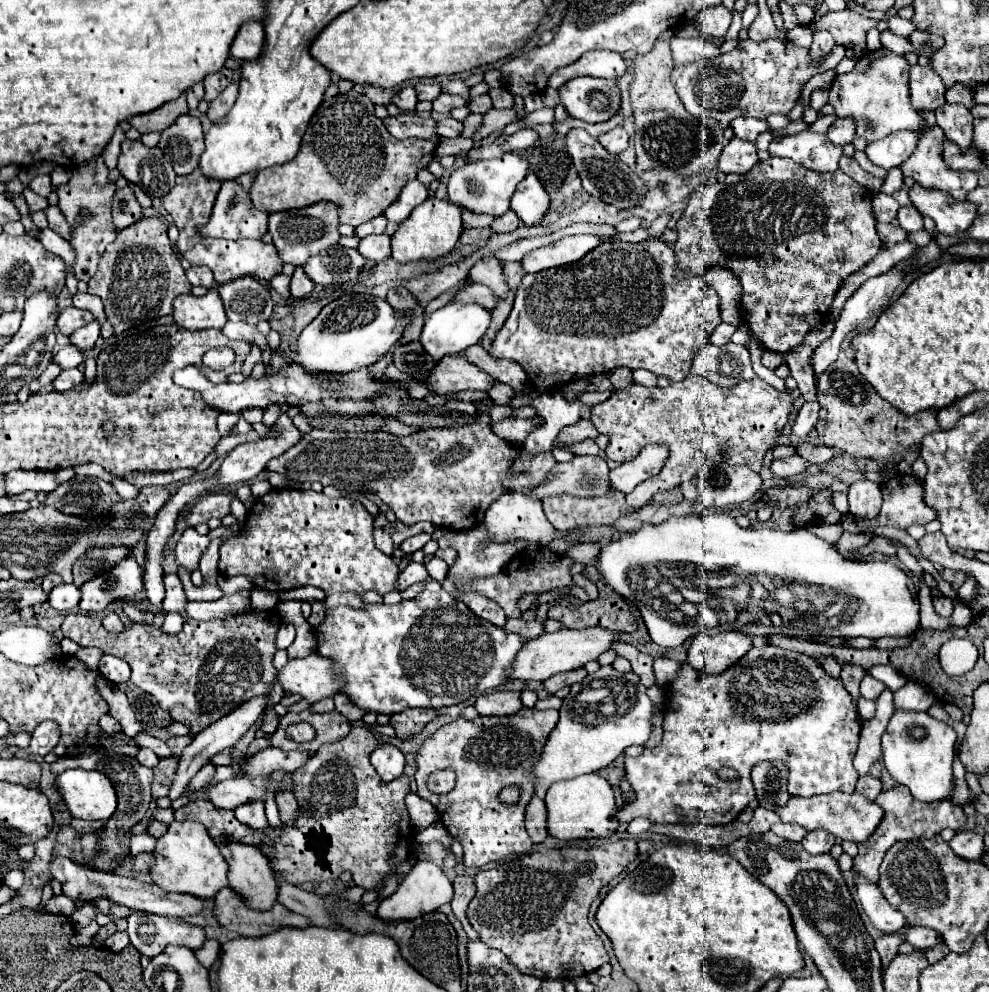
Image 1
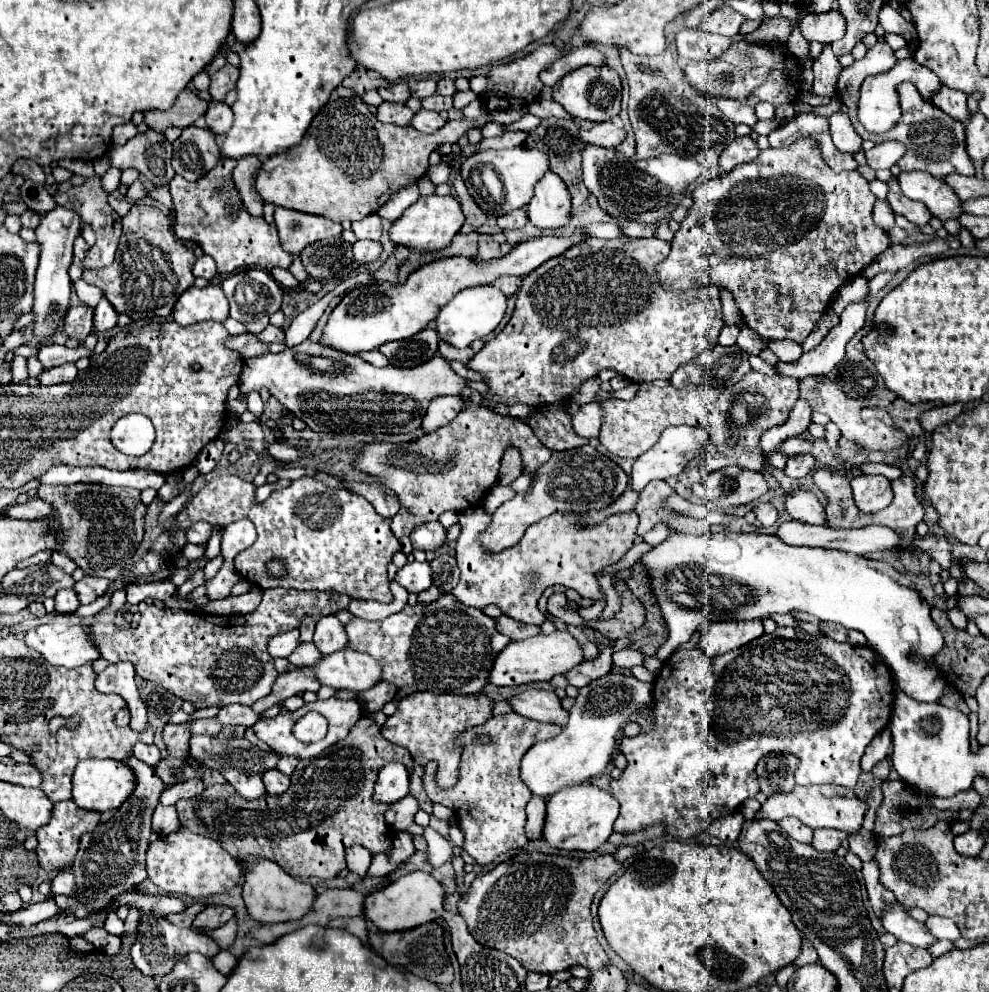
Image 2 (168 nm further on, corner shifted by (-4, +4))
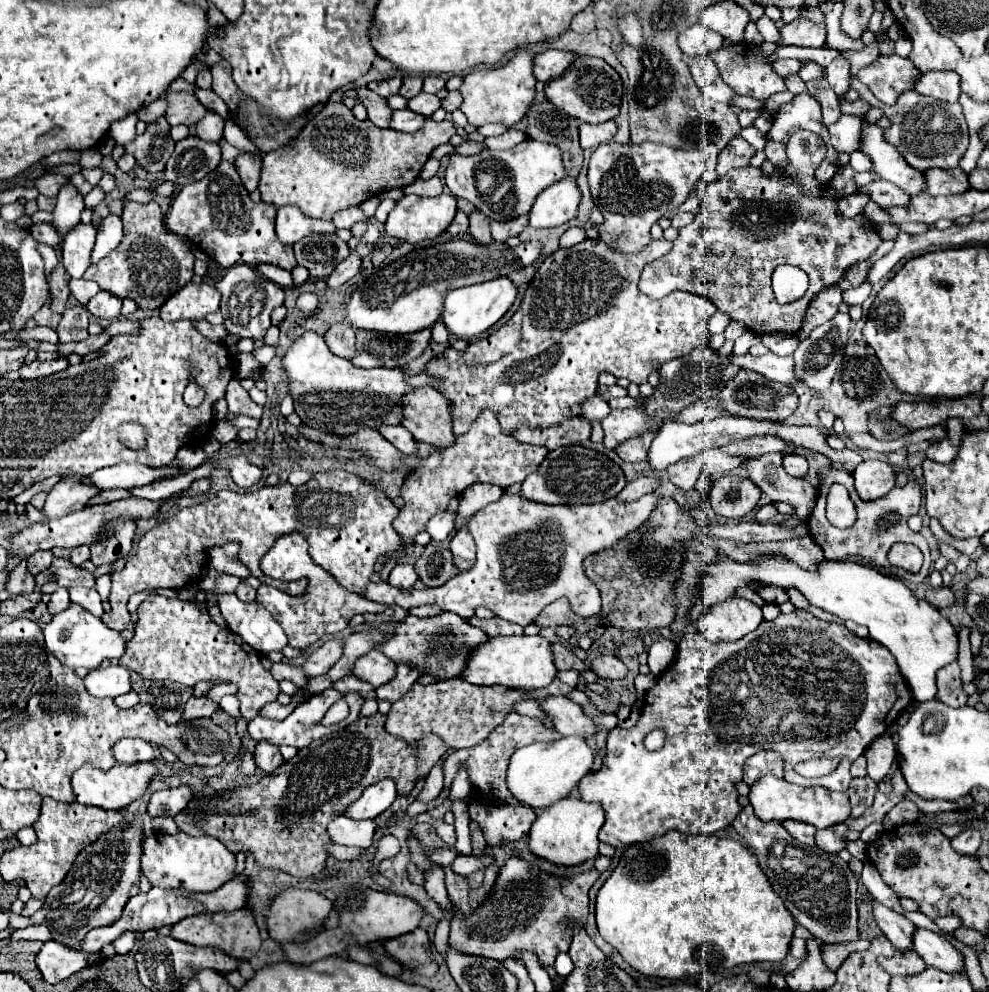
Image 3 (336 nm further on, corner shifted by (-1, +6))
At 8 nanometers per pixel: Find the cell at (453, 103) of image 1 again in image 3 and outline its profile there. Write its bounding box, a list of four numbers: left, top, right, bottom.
[409,94,441,116]

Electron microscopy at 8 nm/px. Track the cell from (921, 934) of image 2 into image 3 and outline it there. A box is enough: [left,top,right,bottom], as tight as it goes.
[913,928,963,972]

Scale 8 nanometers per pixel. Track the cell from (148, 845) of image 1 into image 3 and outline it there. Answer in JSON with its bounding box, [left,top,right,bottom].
[152,817,179,834]

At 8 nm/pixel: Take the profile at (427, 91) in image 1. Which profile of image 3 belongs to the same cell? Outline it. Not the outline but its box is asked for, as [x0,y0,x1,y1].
[399,76,423,100]

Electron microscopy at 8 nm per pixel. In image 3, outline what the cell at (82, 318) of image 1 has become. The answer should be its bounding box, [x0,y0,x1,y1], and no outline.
[57,306,89,342]

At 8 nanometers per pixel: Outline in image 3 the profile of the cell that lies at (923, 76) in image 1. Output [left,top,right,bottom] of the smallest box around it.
[857,54,921,106]

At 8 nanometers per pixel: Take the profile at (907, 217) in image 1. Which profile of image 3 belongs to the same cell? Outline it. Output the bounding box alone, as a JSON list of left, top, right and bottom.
[861,180,911,208]

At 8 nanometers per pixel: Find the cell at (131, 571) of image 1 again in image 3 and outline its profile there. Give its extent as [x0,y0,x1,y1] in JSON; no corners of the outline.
[69,586,105,618]

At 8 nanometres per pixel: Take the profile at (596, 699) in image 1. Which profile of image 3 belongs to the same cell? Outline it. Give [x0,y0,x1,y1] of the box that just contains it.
[507,736,595,810]

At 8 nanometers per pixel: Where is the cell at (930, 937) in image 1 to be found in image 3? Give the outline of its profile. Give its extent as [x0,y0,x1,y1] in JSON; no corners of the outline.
[935,916,961,934]

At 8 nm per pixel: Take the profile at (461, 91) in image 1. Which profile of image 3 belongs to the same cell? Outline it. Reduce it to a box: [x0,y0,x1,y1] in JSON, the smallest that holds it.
[423,76,445,94]

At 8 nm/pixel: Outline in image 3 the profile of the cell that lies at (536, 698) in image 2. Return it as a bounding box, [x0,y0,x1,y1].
[541,696,597,738]

